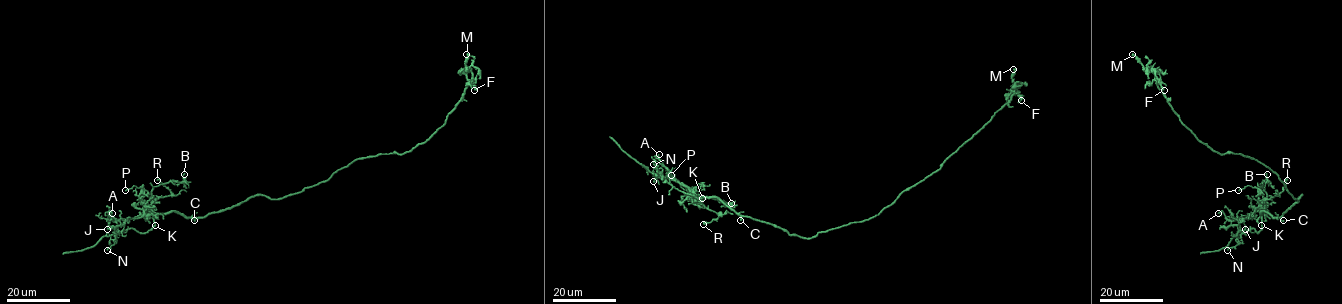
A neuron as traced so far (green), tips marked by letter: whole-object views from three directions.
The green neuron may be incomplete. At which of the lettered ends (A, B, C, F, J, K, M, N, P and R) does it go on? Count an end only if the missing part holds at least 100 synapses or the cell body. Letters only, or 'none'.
none

